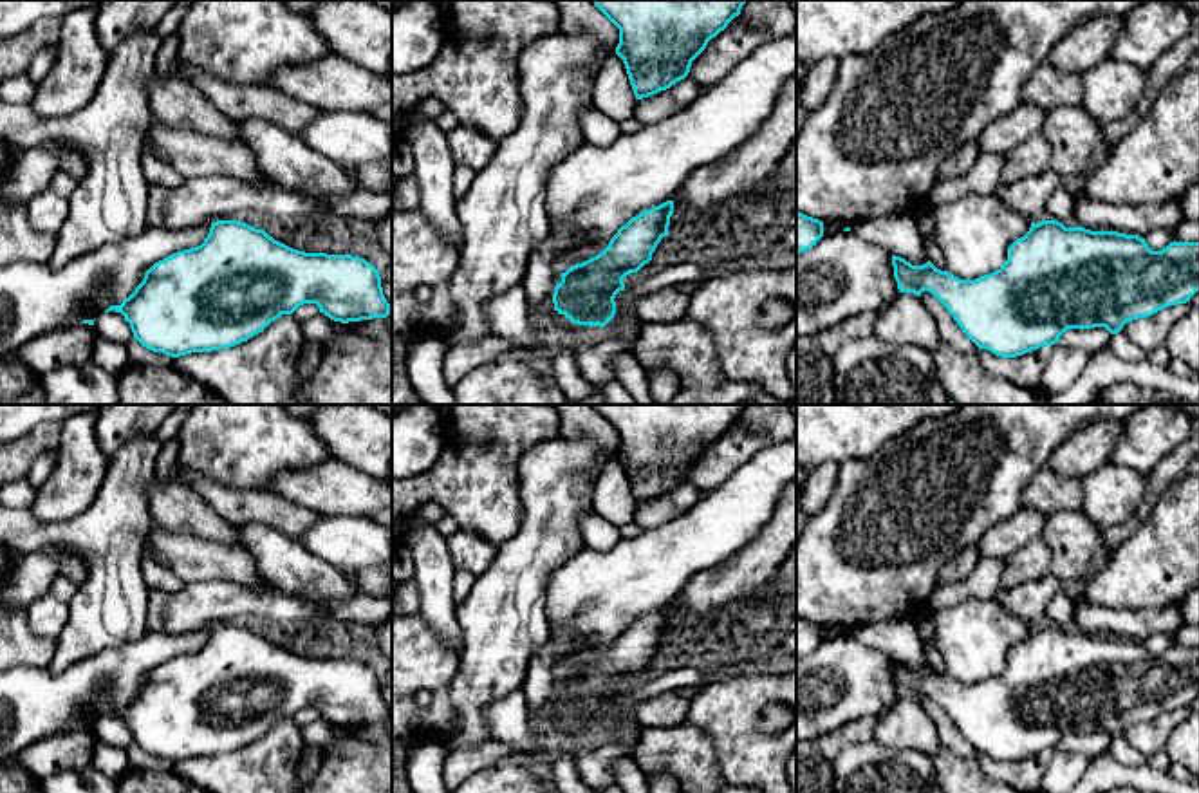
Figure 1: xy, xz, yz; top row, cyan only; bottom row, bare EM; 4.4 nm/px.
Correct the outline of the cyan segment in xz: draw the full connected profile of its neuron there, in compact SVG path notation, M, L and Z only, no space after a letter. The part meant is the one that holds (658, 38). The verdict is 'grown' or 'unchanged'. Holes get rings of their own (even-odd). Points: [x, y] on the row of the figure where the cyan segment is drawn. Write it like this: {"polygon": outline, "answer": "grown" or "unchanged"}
{"polygon": "M592 0L619 29L623 60L636 99L684 79L692 61L748 0Z", "answer": "unchanged"}

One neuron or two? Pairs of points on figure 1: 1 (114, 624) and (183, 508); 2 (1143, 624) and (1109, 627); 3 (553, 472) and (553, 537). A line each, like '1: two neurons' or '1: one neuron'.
1: two neurons
2: one neuron
3: one neuron

